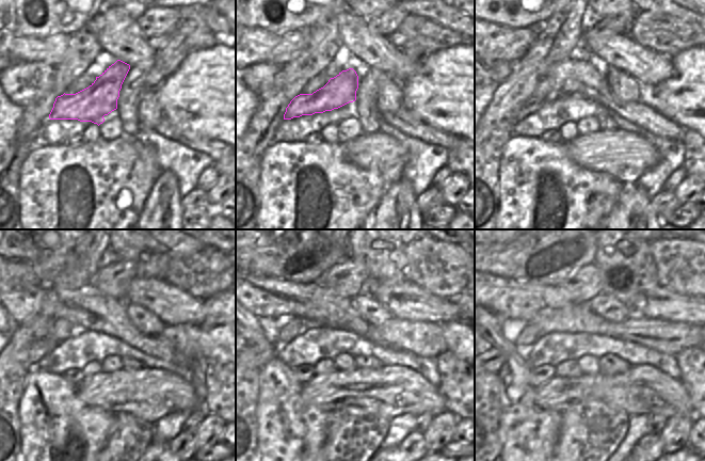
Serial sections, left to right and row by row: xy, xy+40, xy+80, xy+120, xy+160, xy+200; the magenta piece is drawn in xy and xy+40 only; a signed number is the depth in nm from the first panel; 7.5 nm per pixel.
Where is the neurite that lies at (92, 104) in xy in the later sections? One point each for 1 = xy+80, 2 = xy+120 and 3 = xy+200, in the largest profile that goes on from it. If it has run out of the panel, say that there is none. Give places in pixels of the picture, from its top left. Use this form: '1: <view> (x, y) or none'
1: xy+80 (532, 104)
2: xy+120 (41, 348)
3: xy+200 (496, 359)

